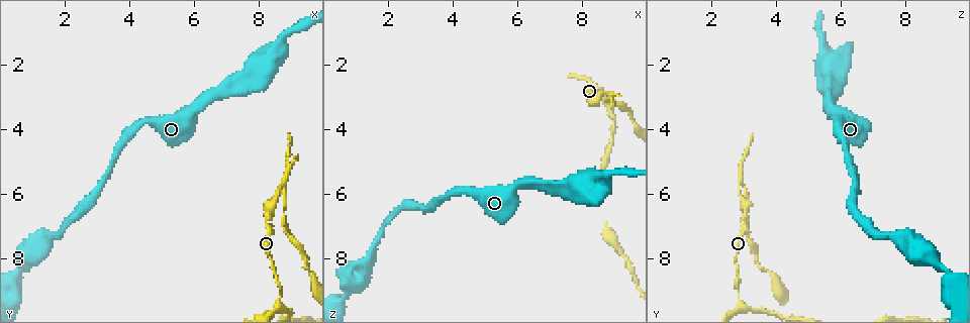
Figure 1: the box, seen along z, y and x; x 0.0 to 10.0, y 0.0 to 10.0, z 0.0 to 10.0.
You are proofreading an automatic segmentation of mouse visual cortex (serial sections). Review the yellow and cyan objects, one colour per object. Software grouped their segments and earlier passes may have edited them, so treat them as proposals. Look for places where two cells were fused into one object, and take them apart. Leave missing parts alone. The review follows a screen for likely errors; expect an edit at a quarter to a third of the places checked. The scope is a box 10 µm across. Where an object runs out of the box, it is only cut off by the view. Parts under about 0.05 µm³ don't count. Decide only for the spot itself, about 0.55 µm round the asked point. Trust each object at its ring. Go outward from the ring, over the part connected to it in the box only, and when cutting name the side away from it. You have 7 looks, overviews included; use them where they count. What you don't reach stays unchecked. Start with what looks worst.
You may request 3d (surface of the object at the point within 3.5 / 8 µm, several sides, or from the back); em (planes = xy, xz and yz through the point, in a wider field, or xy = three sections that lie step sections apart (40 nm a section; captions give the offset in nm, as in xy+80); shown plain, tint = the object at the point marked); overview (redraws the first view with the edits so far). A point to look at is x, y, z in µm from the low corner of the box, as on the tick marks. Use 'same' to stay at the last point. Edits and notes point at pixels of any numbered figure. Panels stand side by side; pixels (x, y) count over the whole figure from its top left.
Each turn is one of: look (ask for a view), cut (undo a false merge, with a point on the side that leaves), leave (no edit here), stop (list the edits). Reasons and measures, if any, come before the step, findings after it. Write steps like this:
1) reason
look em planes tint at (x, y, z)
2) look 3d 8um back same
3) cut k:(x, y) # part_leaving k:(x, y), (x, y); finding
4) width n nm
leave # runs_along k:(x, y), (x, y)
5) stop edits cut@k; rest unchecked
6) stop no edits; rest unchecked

abrupt turn
look 3d 8um at (8.55, 6.25, 3.05)

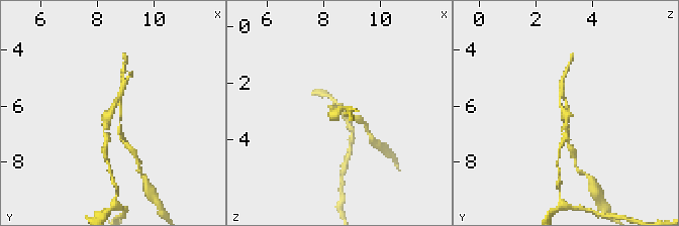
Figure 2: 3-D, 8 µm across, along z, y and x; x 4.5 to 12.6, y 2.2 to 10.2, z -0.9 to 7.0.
look em xy step 5 tint same

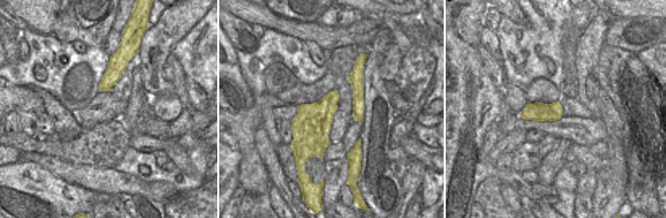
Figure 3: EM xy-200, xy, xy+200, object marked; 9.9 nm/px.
cut 2:(125, 58) # part_leaving 2:(120, 108), (121, 137), (128, 145); two cells meet here

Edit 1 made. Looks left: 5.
three-way junction
look 3d 3.5um at (8.65, 9.40, 2.90)

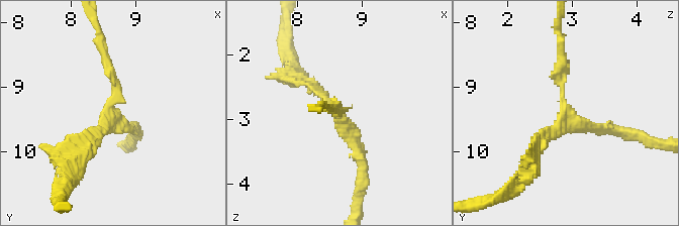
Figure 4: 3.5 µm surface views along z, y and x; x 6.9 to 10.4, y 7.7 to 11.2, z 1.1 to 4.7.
look em xy step 2 plain at (8.60, 9.35, 2.95)

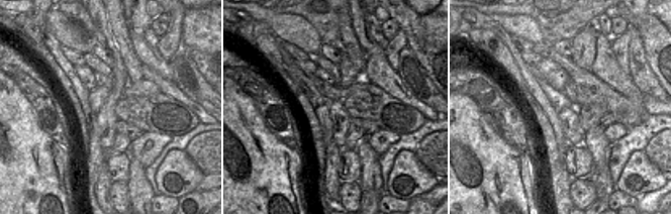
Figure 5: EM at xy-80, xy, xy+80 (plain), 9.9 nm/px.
where the object lies
look em xy step 2 tint same

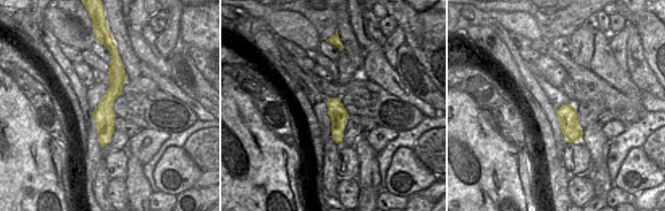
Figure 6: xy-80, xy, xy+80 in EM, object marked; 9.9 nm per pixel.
arm_widths 150, 150, 150 nm
leave # runs_along 4:(560, 49), (560, 96), (573, 118), (622, 130); one cell here

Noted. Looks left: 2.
look 3d 8um at (8.05, 1.95, 5.70)

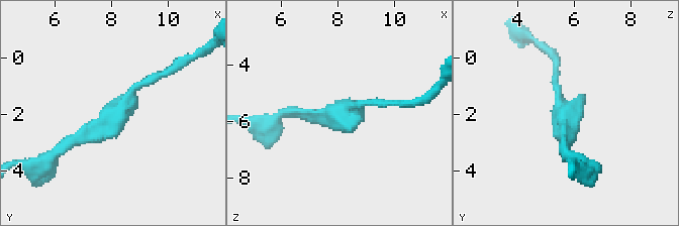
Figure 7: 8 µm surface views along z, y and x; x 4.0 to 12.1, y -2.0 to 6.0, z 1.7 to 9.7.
look 3d 3.5um same

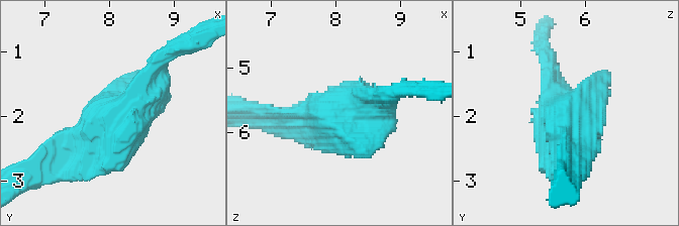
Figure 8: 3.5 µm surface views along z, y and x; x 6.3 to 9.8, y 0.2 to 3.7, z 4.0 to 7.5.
leave # runs_along 8:(46, 171), (100, 131), (143, 81); continuous, no second cell

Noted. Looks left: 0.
stop edits cut@2; rest unchecked

